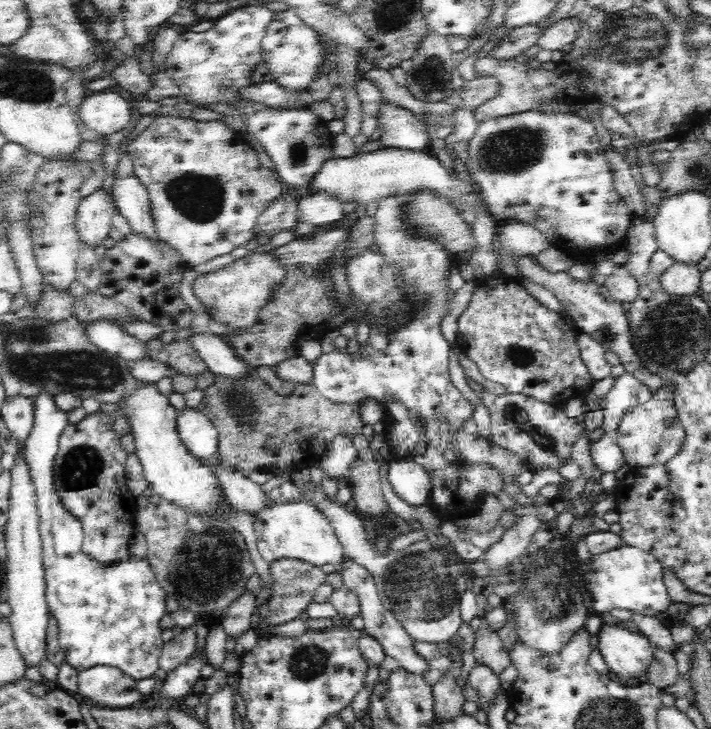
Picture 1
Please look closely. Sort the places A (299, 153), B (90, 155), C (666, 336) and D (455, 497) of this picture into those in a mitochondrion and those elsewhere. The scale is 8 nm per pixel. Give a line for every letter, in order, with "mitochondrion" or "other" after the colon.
A: other
B: other
C: mitochondrion
D: other

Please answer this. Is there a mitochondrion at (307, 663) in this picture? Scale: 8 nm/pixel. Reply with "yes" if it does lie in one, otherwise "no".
yes

